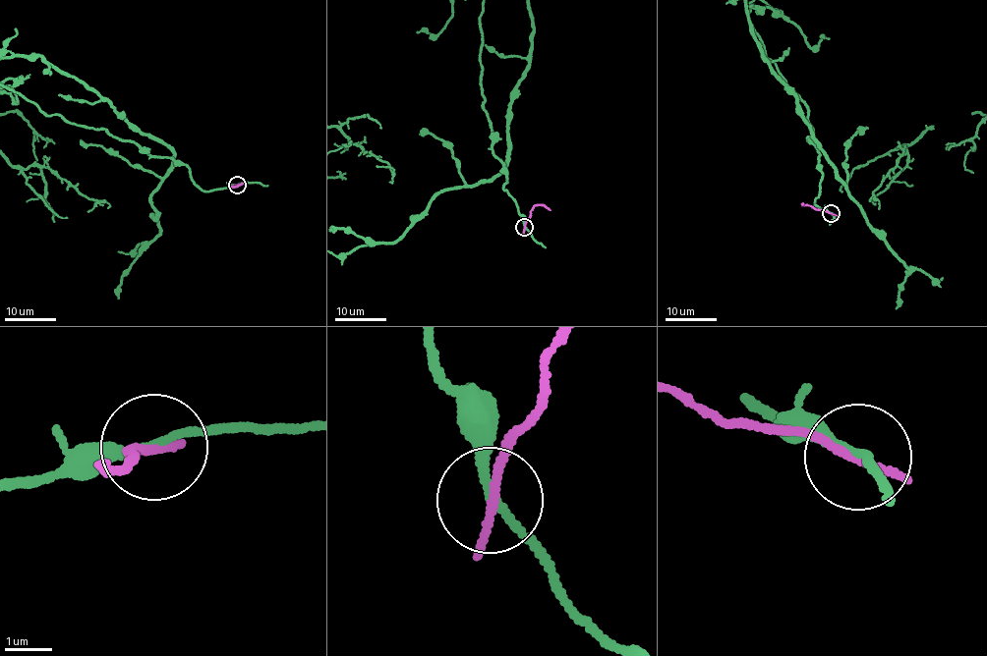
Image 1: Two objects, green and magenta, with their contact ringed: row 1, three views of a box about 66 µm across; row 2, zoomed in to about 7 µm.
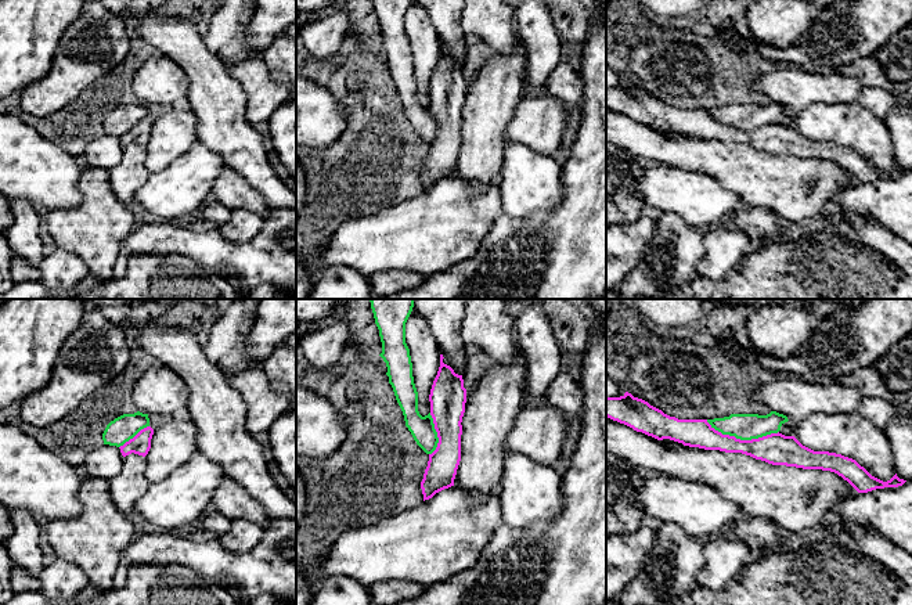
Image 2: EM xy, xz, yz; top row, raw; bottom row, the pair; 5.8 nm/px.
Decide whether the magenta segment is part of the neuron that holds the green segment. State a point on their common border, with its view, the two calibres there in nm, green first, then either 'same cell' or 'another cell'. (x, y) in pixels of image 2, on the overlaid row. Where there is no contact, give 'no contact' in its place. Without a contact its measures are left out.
meets green in yz at (742, 439); 160 nm thick on the green side, 190 nm on the other; another cell

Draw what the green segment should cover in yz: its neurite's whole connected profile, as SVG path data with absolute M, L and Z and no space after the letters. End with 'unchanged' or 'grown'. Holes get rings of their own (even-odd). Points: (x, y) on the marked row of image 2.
M771 411L767 415L731 414L724 418L707 419L715 431L722 435L735 436L740 440L751 440L771 433L778 433L781 426L787 421L786 415L776 411Z; unchanged

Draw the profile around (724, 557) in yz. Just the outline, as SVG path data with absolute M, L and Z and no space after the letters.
M725 533L703 541L704 566L697 584L710 590L722 590L751 558L751 550Z

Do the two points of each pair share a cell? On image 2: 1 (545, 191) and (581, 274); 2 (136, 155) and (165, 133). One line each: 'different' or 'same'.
1: different
2: different

